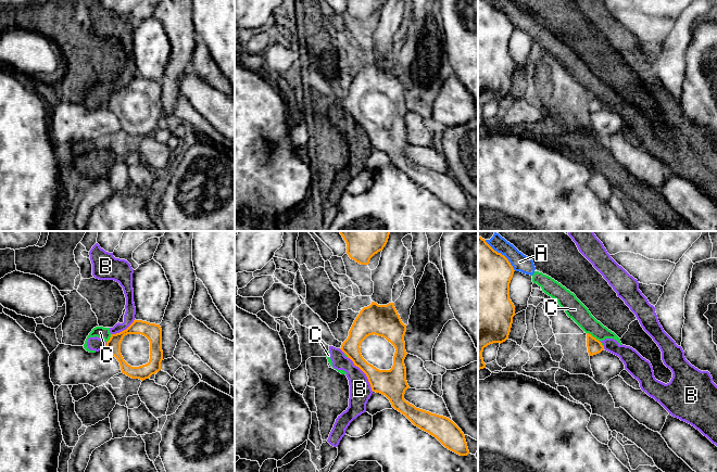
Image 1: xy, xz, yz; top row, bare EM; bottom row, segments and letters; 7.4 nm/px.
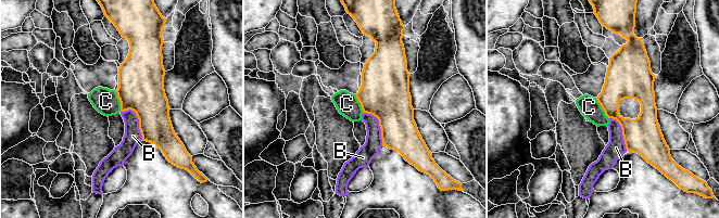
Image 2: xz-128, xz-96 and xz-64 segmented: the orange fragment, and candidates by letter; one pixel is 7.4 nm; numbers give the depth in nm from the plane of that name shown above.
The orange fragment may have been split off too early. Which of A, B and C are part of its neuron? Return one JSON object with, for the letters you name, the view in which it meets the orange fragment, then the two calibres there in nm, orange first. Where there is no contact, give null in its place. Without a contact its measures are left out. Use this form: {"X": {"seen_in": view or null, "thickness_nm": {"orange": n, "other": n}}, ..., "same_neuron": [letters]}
{"same_neuron": []}

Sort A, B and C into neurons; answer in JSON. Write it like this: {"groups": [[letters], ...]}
{"groups": [["A", "B", "C"]]}

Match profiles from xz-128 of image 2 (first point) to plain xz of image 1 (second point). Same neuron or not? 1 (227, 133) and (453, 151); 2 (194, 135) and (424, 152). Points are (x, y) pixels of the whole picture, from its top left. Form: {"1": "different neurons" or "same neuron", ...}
{"1": "same neuron", "2": "different neurons"}

